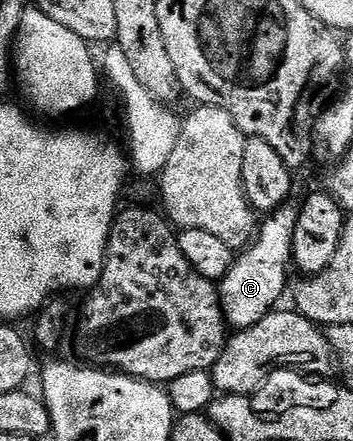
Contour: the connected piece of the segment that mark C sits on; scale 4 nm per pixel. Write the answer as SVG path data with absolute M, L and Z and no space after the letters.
M283 207L274 210L261 222L256 240L235 256L228 275L224 275L217 286L218 301L222 304L222 315L231 330L256 327L264 315L274 312L282 292L287 292L286 272L292 269L290 248L294 242L294 228L298 222L297 208Z

